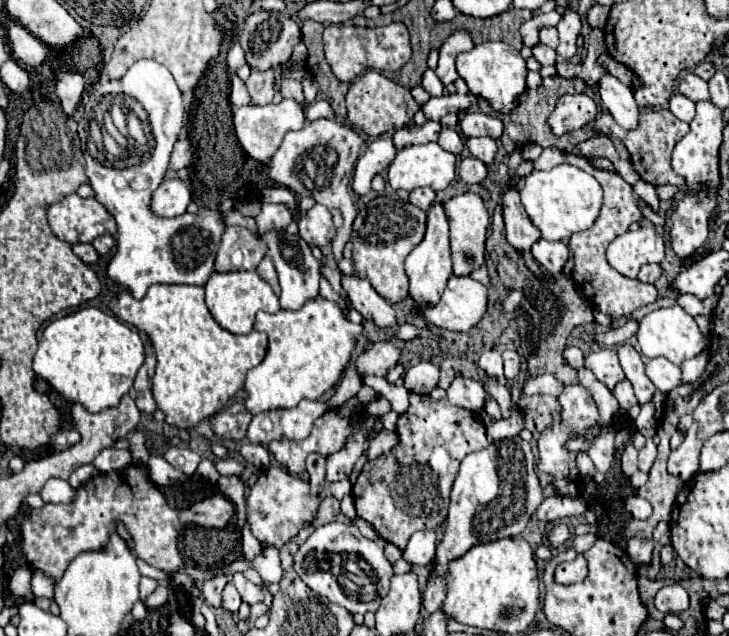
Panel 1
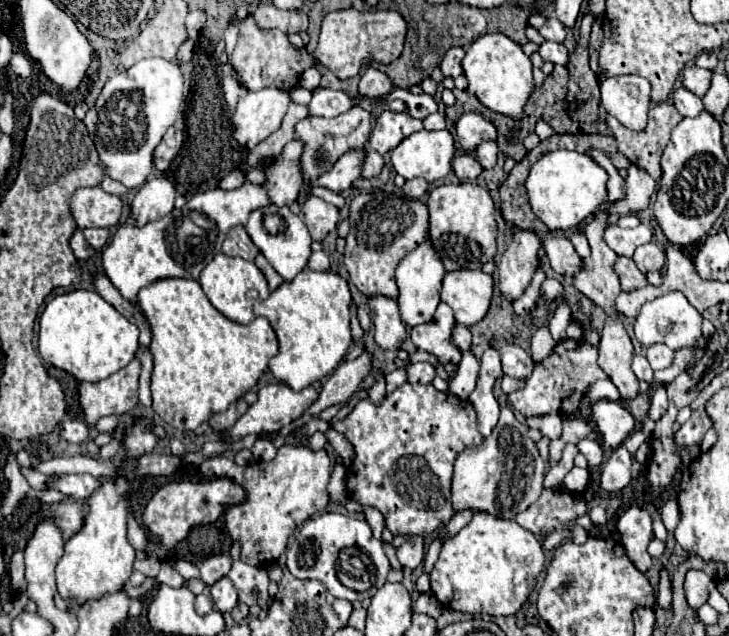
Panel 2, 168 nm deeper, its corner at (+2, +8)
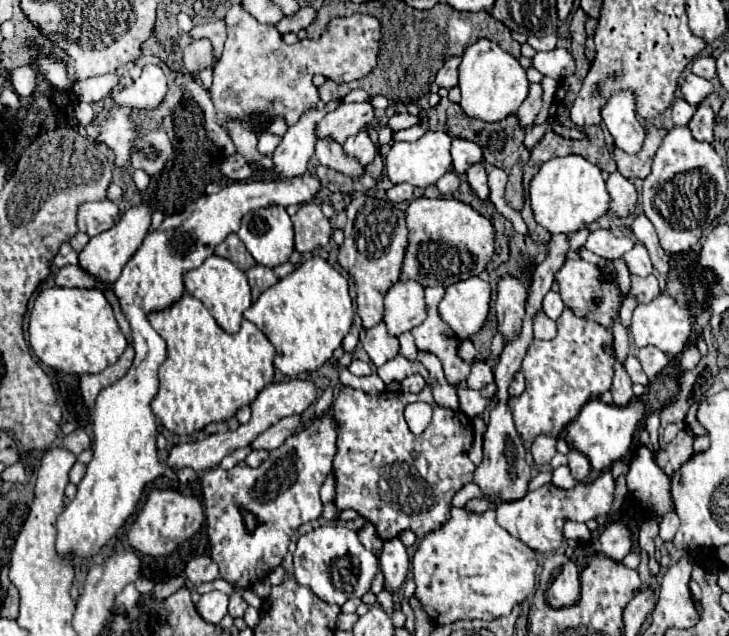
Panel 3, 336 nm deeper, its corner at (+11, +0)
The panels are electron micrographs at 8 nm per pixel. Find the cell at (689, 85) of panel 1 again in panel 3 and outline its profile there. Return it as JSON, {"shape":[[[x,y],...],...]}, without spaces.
{"shape":[[[688,73],[684,77],[680,89],[682,89],[684,99],[690,105],[698,105],[698,103],[702,103],[712,93],[712,83],[708,79],[702,79],[702,77],[694,75],[694,73]]]}

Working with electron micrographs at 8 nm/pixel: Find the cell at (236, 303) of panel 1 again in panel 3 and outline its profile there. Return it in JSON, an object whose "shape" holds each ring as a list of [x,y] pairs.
{"shape":[[[210,255],[200,267],[184,273],[184,289],[188,295],[200,299],[204,307],[210,311],[210,315],[216,319],[216,323],[226,333],[236,333],[242,323],[242,313],[252,305],[250,299],[250,285],[246,279],[246,273],[240,271],[232,261]]]}

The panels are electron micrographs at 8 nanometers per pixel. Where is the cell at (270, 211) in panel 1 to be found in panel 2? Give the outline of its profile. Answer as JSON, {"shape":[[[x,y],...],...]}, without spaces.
{"shape":[[[293,139],[285,145],[279,159],[269,167],[265,189],[271,205],[289,207],[291,203],[295,203],[303,183],[303,175],[299,169],[301,151],[303,151],[301,141]]]}

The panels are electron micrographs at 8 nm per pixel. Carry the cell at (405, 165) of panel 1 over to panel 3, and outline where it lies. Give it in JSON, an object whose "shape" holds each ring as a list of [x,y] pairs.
{"shape":[[[426,131],[418,141],[412,143],[394,143],[386,155],[386,175],[392,183],[410,183],[414,187],[434,185],[444,173],[448,173],[448,167],[452,165],[450,143],[452,137],[442,131]]]}

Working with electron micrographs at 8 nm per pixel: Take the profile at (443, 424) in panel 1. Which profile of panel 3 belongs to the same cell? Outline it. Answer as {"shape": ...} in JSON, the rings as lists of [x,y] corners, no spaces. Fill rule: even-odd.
{"shape":[[[344,387],[334,401],[334,417],[338,421],[338,453],[334,457],[334,505],[338,507],[338,511],[358,511],[376,527],[378,537],[384,541],[398,537],[404,529],[412,529],[416,537],[422,539],[426,533],[438,529],[444,521],[448,521],[454,493],[472,481],[472,471],[476,469],[476,465],[468,459],[474,433],[470,423],[460,417],[460,413],[438,407],[428,387],[420,395],[406,395],[394,391],[370,395],[358,389]],[[410,401],[426,401],[428,405],[432,405],[432,423],[422,435],[414,435],[404,421],[404,407]]]}

